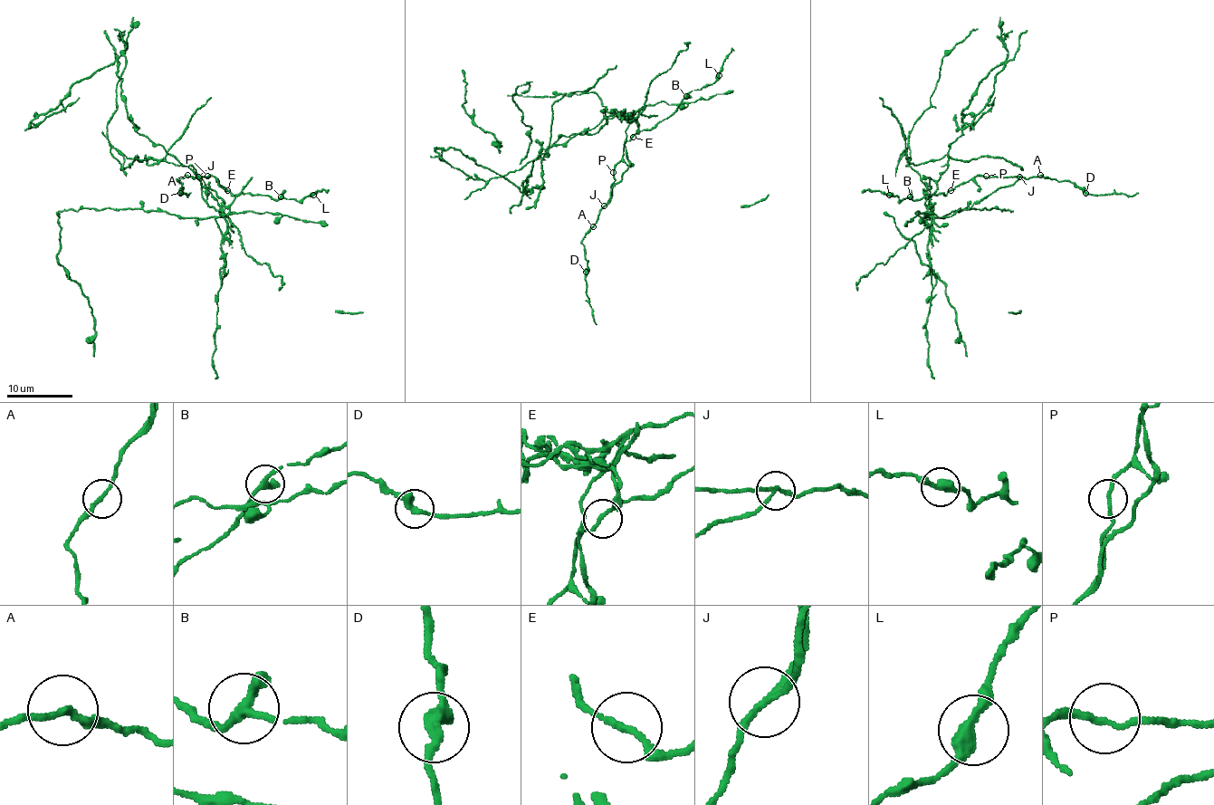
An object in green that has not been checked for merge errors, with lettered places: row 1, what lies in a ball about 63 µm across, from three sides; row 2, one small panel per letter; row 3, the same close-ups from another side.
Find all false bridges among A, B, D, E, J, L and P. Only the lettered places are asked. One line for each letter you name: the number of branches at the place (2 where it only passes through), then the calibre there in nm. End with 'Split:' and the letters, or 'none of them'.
D: 2 branches meet; 380 nm thick
J: 3 branches meet; 170 nm thick
Split: D, J

